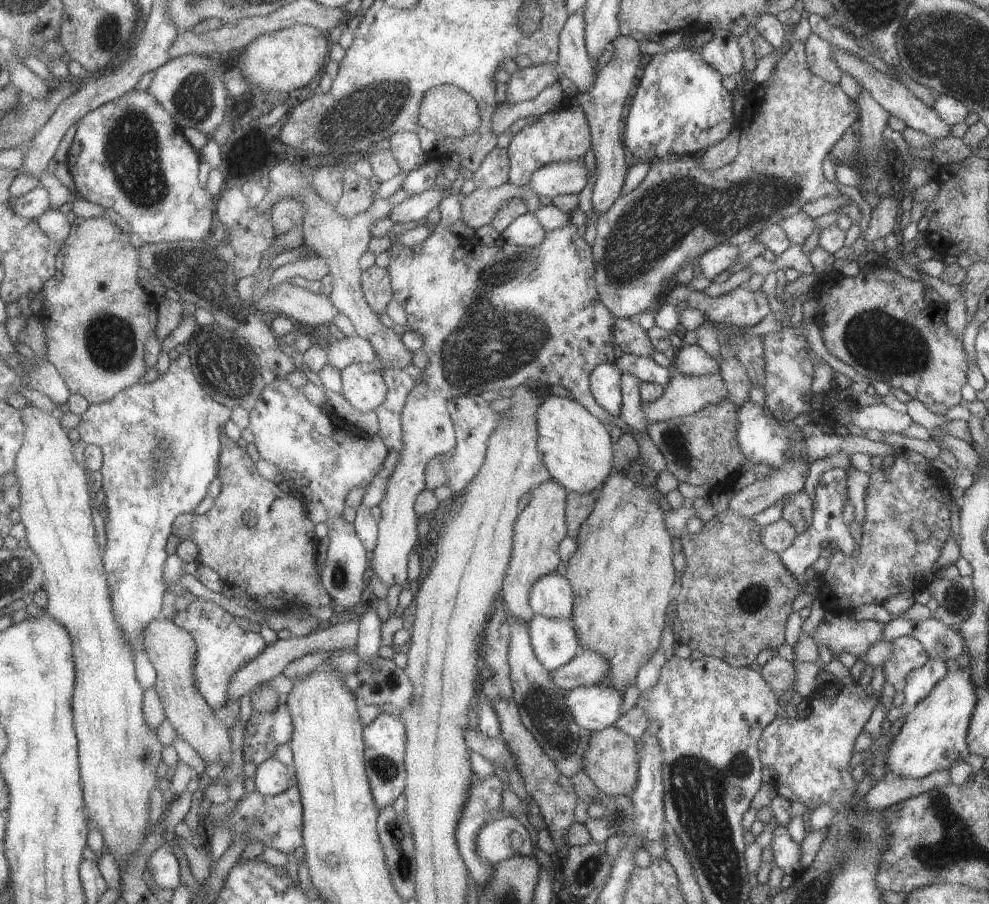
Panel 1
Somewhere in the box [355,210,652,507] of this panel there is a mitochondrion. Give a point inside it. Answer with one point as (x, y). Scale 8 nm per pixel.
(487, 345)

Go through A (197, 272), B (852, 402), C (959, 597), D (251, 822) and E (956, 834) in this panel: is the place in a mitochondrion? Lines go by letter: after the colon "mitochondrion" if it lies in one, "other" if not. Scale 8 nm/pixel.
A: mitochondrion
B: other
C: other
D: mitochondrion
E: mitochondrion

